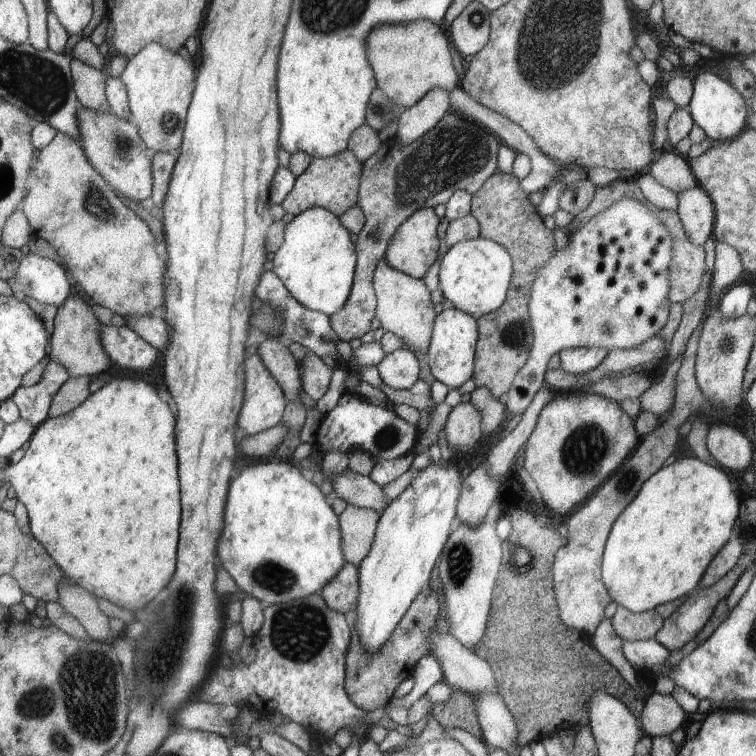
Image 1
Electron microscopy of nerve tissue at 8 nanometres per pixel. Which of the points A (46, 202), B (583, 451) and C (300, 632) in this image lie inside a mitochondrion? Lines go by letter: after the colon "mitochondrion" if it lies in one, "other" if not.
A: other
B: mitochondrion
C: mitochondrion

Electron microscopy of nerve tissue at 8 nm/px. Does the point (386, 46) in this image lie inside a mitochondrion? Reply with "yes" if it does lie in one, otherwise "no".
no

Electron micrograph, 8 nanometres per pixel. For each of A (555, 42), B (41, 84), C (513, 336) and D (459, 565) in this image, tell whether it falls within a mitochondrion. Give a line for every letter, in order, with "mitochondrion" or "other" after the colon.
A: mitochondrion
B: mitochondrion
C: mitochondrion
D: mitochondrion

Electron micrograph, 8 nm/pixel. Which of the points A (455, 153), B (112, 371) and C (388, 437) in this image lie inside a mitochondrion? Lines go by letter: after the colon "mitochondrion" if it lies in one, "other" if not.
A: mitochondrion
B: other
C: mitochondrion

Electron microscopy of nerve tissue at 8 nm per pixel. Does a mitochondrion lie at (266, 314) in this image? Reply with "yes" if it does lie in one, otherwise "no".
yes

